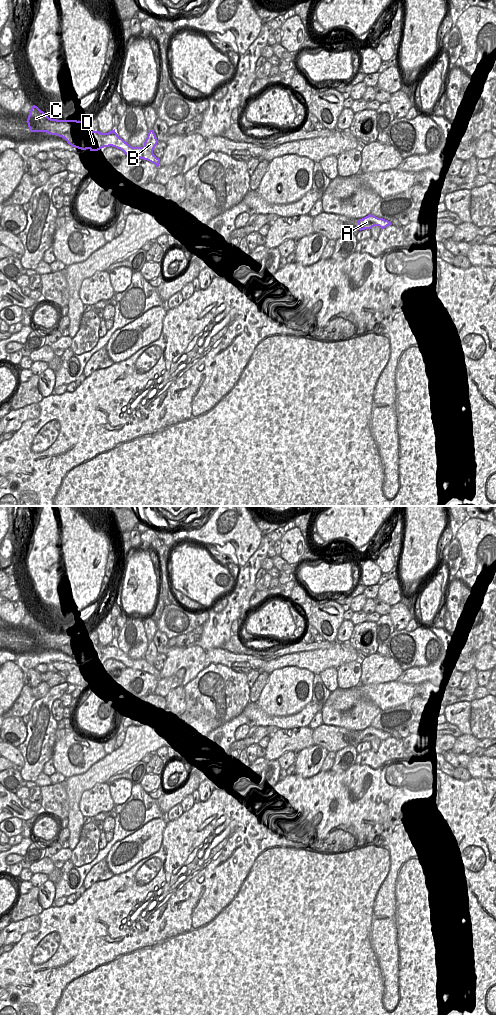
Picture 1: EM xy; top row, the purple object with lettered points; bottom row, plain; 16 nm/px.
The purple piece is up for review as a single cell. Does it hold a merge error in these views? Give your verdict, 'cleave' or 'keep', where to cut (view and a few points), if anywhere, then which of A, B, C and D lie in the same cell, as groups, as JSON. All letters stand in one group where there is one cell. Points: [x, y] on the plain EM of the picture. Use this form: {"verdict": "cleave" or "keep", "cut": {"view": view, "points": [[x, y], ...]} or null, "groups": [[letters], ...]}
{"verdict": "cleave", "cut": {"view": "xy", "points": [[144, 658], [152, 665]]}, "groups": [["A", "C", "D"], ["B"]]}

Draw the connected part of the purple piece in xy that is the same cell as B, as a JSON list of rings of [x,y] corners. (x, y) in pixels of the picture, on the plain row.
[[[151,641],[147,647],[147,650],[144,654],[144,659],[151,665],[153,665],[153,662],[155,658],[157,657],[158,652],[156,650],[156,647],[154,643]]]

